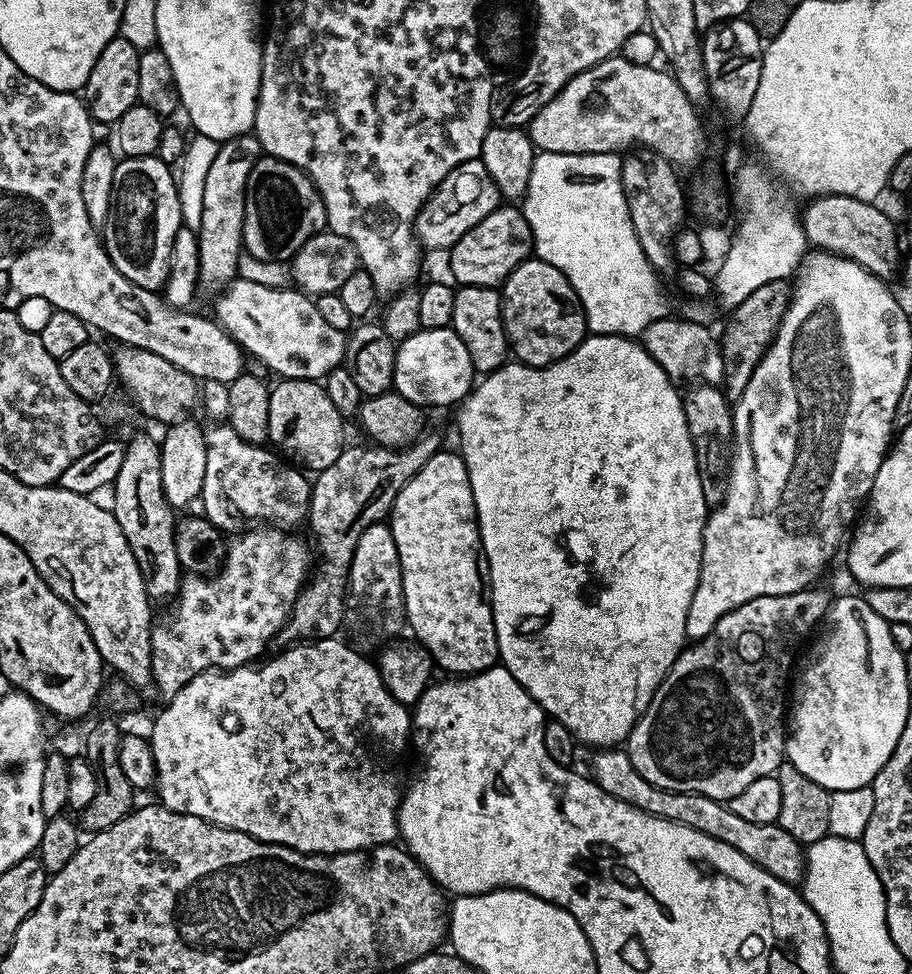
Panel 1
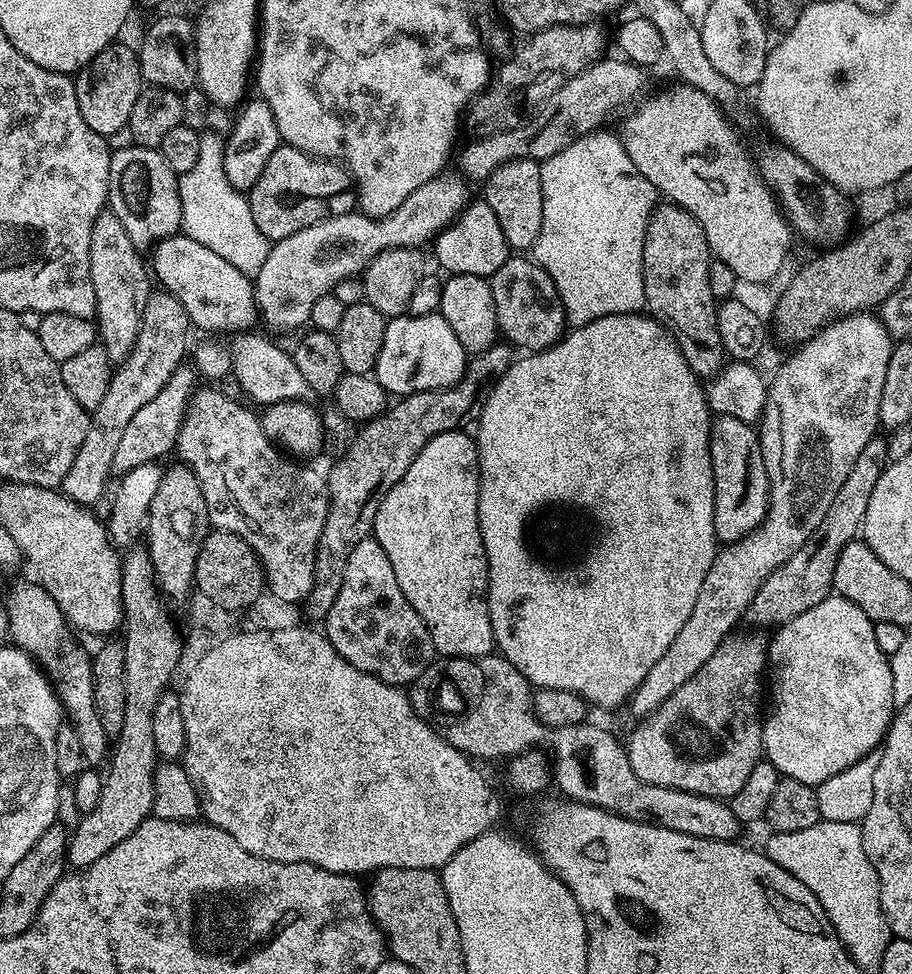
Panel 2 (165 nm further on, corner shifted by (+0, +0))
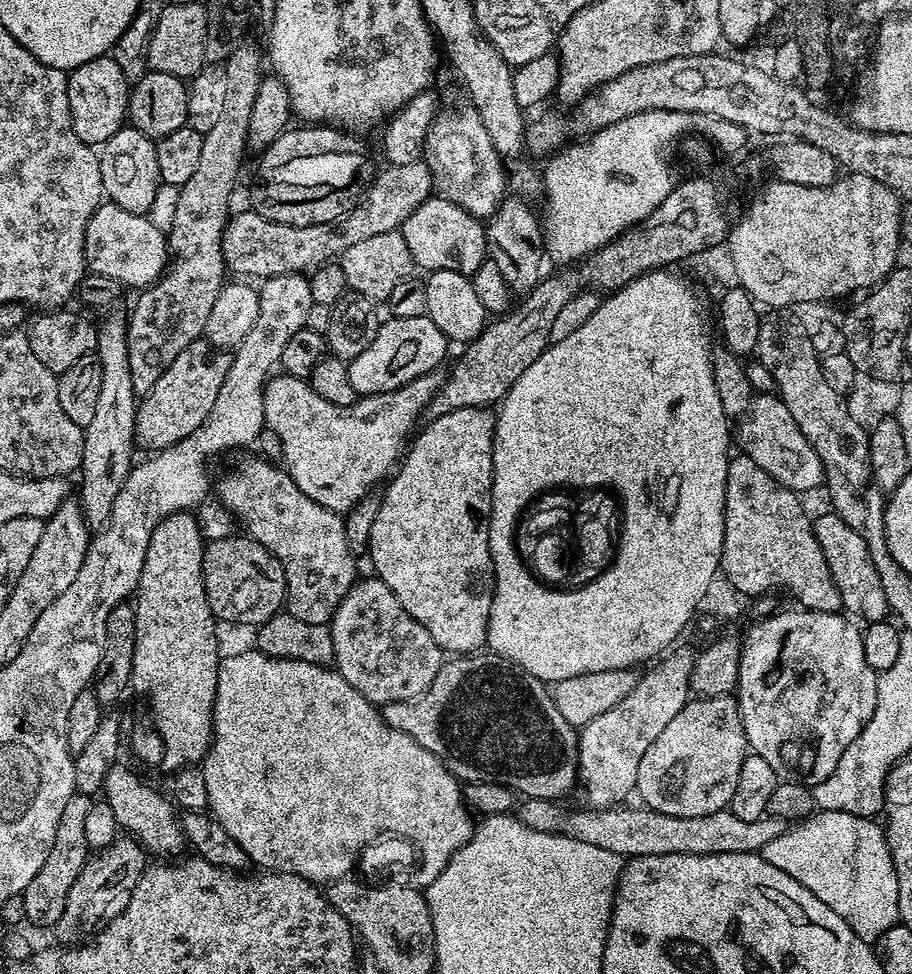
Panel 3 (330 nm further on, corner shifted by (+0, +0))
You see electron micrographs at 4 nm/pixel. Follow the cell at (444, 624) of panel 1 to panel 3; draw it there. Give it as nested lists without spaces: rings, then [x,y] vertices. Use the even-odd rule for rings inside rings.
[[[463,408],[429,419],[427,422],[428,425],[425,423],[415,433],[402,463],[395,469],[391,479],[387,481],[386,487],[388,489],[384,492],[384,501],[381,502],[380,509],[377,510],[376,517],[372,520],[372,529],[368,532],[368,552],[372,555],[373,566],[376,567],[375,575],[382,582],[386,582],[386,586],[390,586],[390,590],[394,590],[394,594],[398,598],[398,602],[402,602],[406,614],[410,614],[410,618],[414,618],[422,626],[426,626],[426,630],[430,630],[430,638],[434,638],[434,642],[438,642],[438,646],[444,649],[445,653],[472,654],[483,649],[488,639],[488,615],[490,614],[494,583],[488,523],[492,505],[492,439],[496,429],[496,417],[488,408]]]

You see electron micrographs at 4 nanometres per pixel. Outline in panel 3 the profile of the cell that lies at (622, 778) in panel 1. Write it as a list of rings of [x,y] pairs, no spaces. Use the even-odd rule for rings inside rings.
[[[464,654],[459,658],[449,659],[438,670],[437,677],[434,678],[430,686],[425,690],[423,696],[415,701],[406,700],[398,701],[394,704],[383,705],[382,715],[384,721],[390,726],[394,726],[394,730],[402,730],[403,732],[412,732],[412,707],[416,707],[416,712],[426,719],[432,720],[432,724],[428,724],[424,728],[424,732],[418,730],[412,732],[414,742],[418,742],[418,746],[422,746],[426,750],[430,750],[430,754],[434,754],[448,767],[452,773],[456,775],[457,780],[467,782],[468,784],[505,784],[507,788],[515,790],[521,797],[531,798],[533,800],[556,800],[564,798],[572,787],[578,784],[578,732],[571,724],[566,722],[566,718],[562,718],[562,714],[556,709],[556,703],[552,700],[551,691],[546,687],[545,681],[534,678],[529,672],[523,672],[518,665],[511,664],[509,660],[503,660],[502,657],[495,654],[487,654],[488,656],[480,656],[484,654]]]

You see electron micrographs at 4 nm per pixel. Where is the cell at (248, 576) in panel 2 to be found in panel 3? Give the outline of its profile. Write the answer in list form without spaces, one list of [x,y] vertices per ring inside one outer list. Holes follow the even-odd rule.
[[[233,534],[221,540],[207,541],[203,573],[208,605],[217,621],[261,626],[285,607],[288,587],[278,558],[247,534]]]

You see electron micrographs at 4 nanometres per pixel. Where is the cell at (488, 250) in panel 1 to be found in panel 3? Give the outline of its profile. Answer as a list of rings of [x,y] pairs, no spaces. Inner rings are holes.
[[[429,198],[422,202],[422,206],[418,206],[418,210],[410,214],[410,218],[406,218],[402,231],[406,246],[410,246],[413,265],[417,269],[428,268],[429,273],[454,270],[470,278],[476,273],[478,266],[484,264],[490,252],[485,225],[467,210],[445,198]]]

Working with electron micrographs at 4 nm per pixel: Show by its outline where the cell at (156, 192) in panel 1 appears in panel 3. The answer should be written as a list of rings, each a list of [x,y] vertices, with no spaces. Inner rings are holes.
[[[123,127],[102,145],[98,155],[105,197],[122,206],[122,210],[147,213],[147,208],[156,200],[156,191],[162,188],[155,143],[146,134]]]

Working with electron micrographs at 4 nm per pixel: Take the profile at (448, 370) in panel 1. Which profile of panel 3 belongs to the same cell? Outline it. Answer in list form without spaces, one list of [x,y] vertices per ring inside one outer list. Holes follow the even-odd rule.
[[[419,316],[418,318],[388,318],[381,323],[378,334],[358,358],[348,364],[350,386],[360,396],[377,396],[380,392],[393,392],[403,386],[414,382],[427,372],[435,372],[441,367],[444,360],[444,351],[450,347],[447,336],[434,326],[431,318]]]

